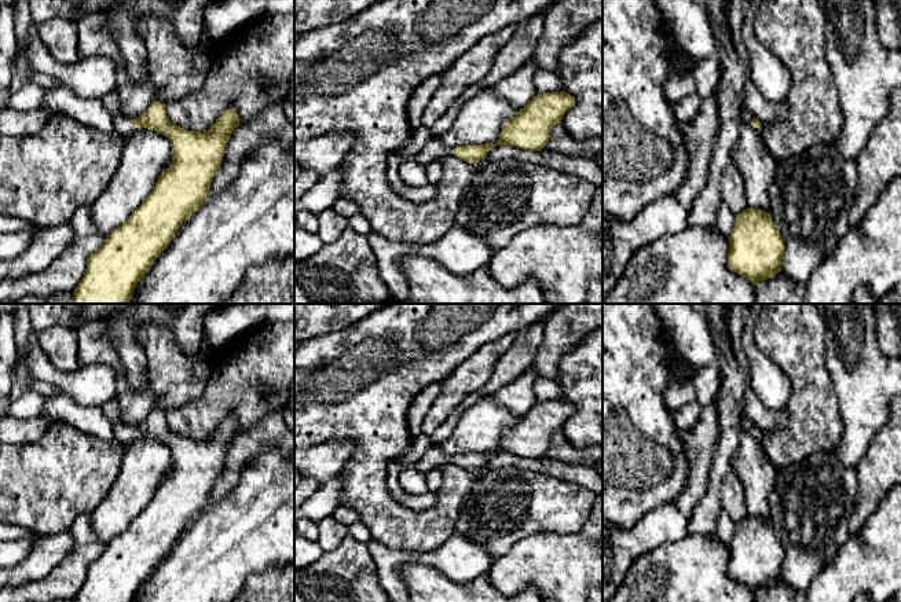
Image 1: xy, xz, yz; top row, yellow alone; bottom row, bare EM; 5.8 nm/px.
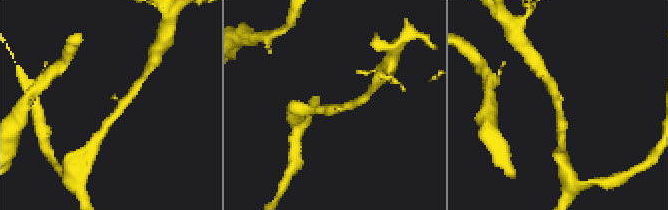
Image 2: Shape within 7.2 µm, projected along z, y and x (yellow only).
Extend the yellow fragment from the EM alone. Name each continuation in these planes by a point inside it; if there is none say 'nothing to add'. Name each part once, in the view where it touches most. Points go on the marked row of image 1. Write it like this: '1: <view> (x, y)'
1: xy (123, 124)

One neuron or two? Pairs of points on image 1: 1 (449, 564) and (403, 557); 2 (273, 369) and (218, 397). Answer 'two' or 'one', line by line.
1: one
2: one

